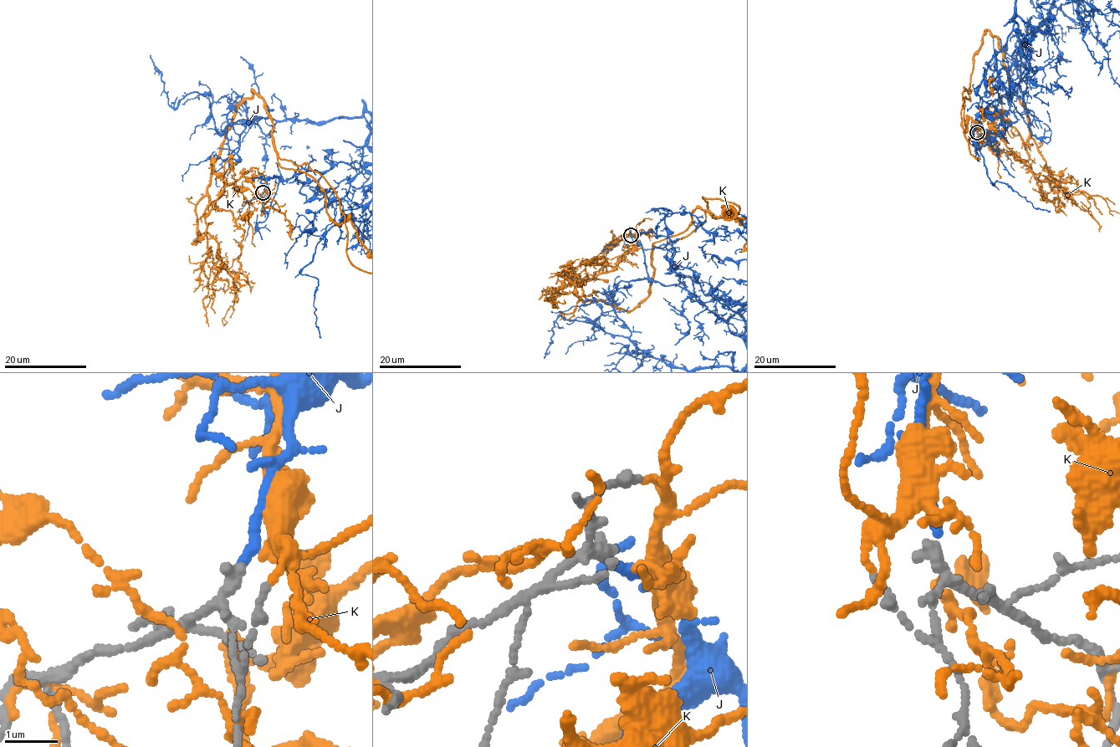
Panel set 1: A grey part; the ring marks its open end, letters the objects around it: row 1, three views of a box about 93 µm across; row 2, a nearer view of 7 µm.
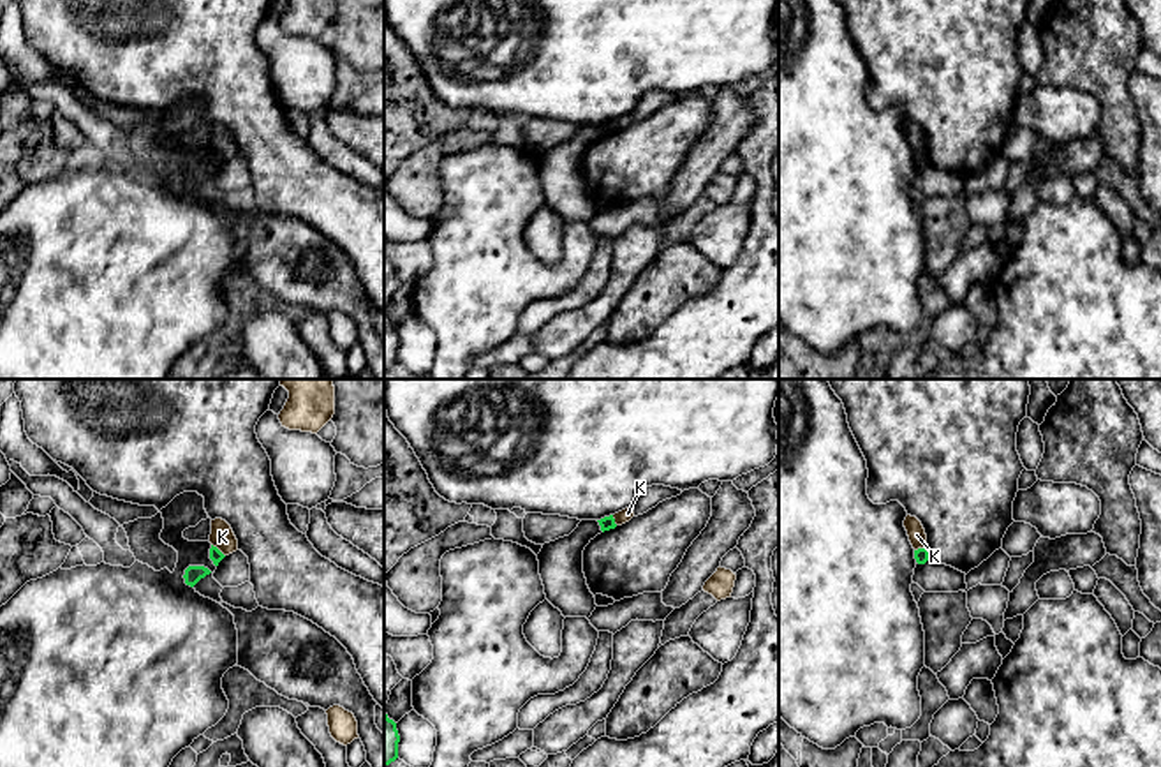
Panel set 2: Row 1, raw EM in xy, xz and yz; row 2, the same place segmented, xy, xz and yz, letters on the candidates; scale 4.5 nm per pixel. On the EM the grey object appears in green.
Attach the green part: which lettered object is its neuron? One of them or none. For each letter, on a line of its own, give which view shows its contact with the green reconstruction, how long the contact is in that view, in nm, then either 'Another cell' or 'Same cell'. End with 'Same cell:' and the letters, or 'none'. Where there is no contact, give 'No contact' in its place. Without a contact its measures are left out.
J: No contact. Same cell
K: Touches green in xy. Shared border 90 nm. Another cell
Same cell: J

